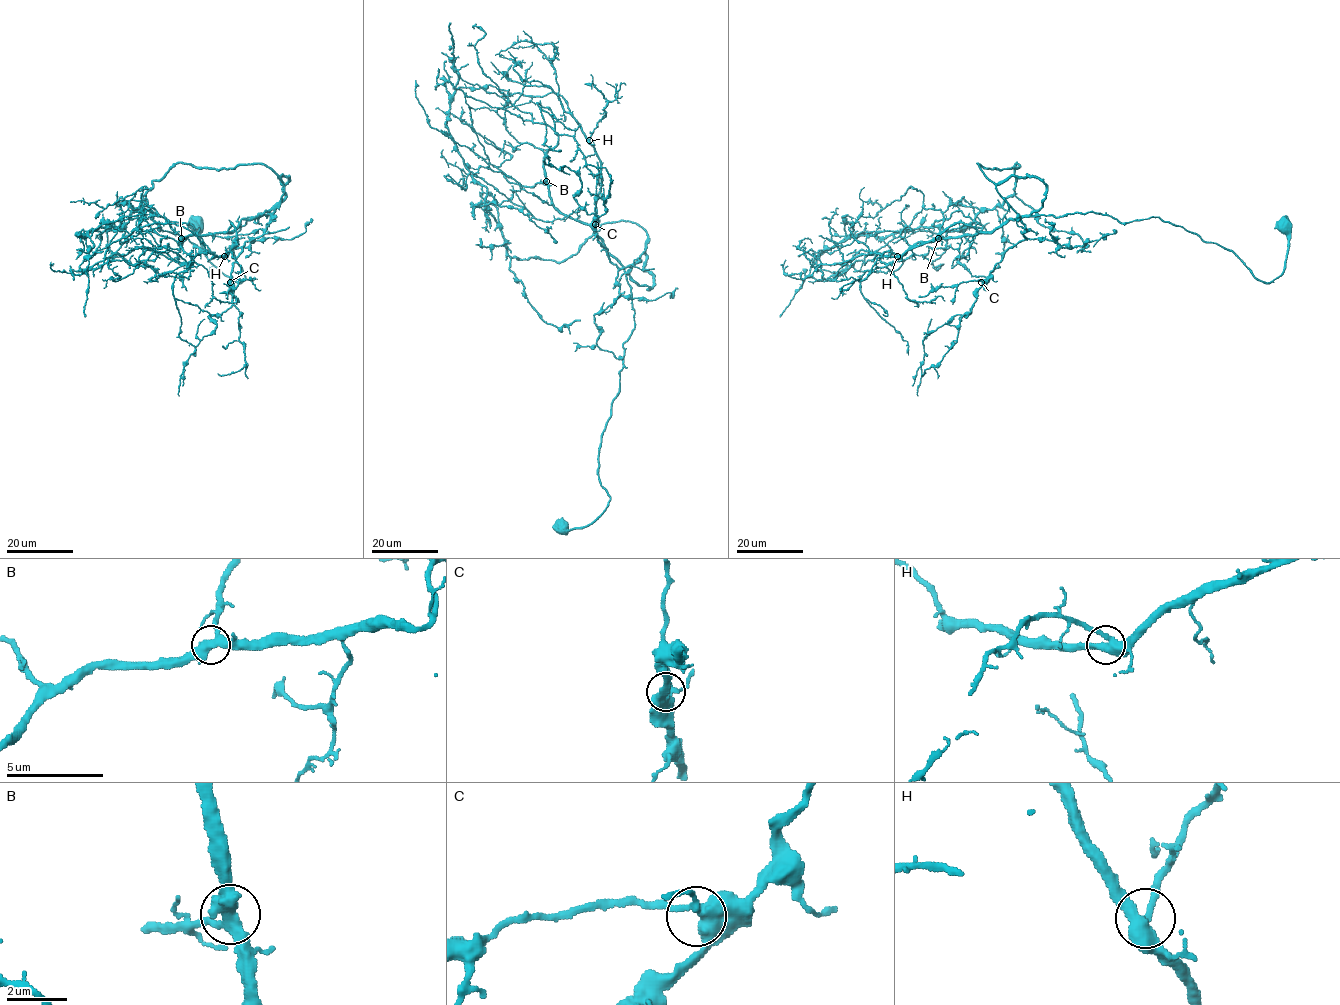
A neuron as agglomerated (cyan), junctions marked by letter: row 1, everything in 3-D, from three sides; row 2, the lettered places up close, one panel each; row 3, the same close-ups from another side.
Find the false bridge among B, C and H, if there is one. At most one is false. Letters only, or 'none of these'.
none of these

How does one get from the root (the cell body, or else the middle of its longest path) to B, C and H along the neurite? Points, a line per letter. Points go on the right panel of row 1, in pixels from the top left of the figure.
B: (1285, 226), (1286, 268), (1267, 283), (1229, 250), (1157, 217), (1022, 215), (990, 231), (938, 238)
C: (1285, 226), (1266, 283), (1157, 217), (1032, 215), (1047, 186), (1009, 175), (996, 191), (1025, 237), (981, 282)
H: (1285, 226), (1286, 268), (1267, 283), (1157, 217), (1092, 212), (1022, 215), (990, 231), (954, 222), (897, 256)

